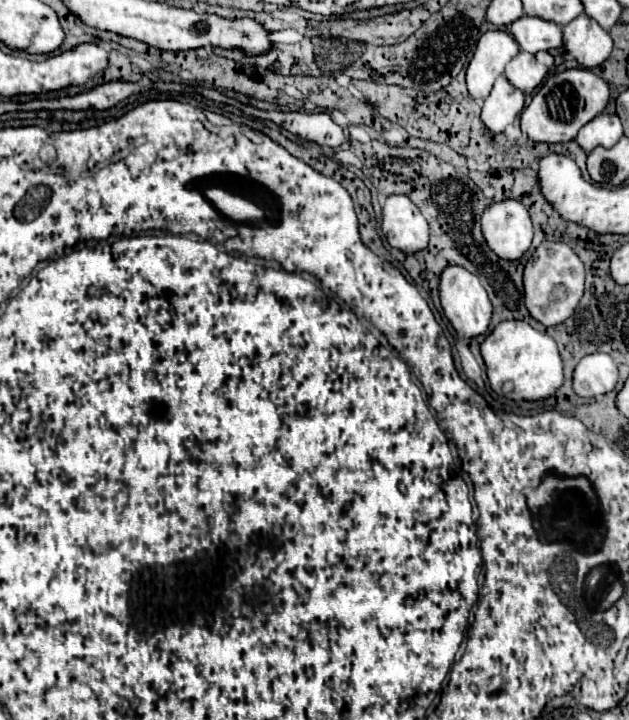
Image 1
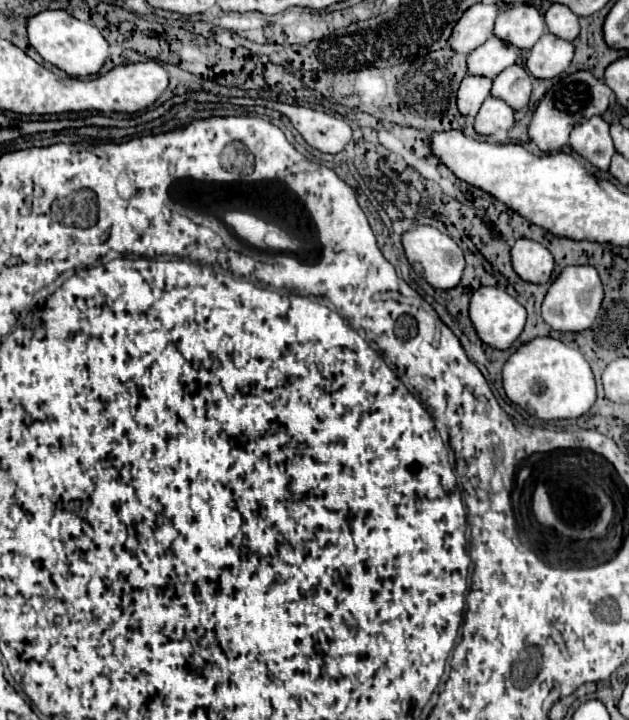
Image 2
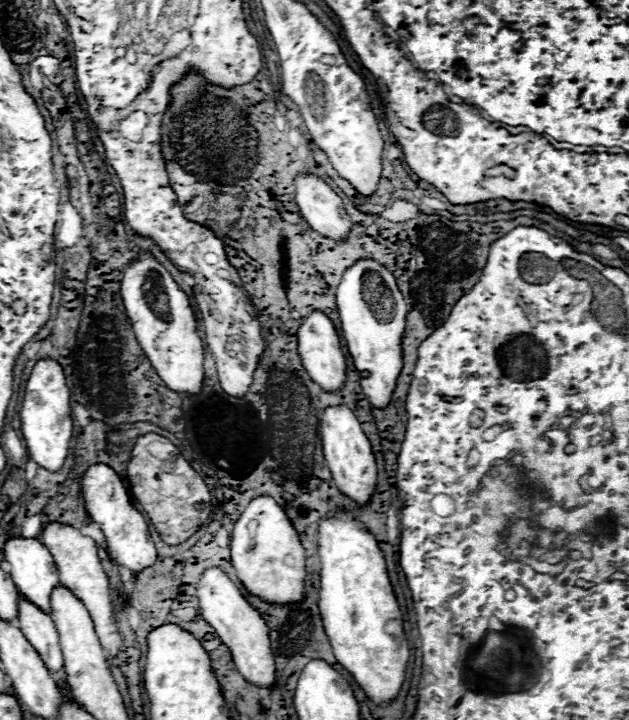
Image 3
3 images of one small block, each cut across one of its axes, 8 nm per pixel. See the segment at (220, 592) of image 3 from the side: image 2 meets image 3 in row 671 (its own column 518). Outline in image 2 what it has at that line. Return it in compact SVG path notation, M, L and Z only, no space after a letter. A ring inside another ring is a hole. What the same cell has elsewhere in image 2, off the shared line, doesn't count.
M520 238L510 248L510 256L512 268L522 280L534 284L544 284L550 280L550 274L554 270L554 258L542 244L528 238Z

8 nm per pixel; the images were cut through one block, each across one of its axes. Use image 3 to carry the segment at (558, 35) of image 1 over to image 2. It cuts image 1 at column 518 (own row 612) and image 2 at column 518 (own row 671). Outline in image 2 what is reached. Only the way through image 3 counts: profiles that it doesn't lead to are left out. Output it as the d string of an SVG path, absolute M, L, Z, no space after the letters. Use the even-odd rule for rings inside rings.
M490 36L468 56L468 72L478 76L496 78L502 70L512 66L520 58L520 50L498 36Z

